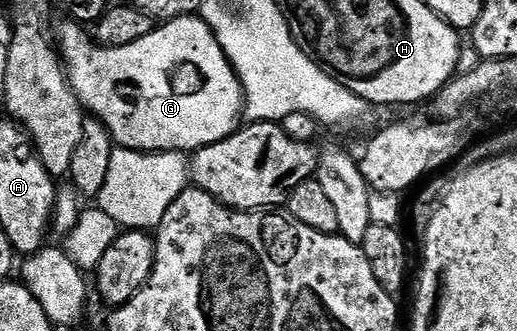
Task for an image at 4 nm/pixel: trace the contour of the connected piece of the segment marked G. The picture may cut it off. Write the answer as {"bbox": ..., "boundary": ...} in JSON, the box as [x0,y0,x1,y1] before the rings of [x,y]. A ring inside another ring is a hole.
{"bbox":[57,17,244,152],"boundary":[[[202,17],[172,18],[170,22],[156,25],[155,29],[149,32],[149,36],[141,36],[141,40],[133,40],[133,44],[121,44],[120,46],[100,46],[88,31],[87,34],[83,31],[86,29],[80,23],[74,20],[66,21],[57,26],[57,49],[63,59],[67,79],[70,80],[73,92],[79,97],[79,103],[82,104],[84,111],[88,115],[102,120],[107,126],[107,131],[111,133],[111,137],[120,147],[144,152],[194,152],[203,146],[217,144],[240,129],[239,118],[244,117],[243,86],[240,84],[239,77],[231,66],[227,54],[223,51],[223,45],[217,41],[215,33],[207,27],[207,23]]]}

